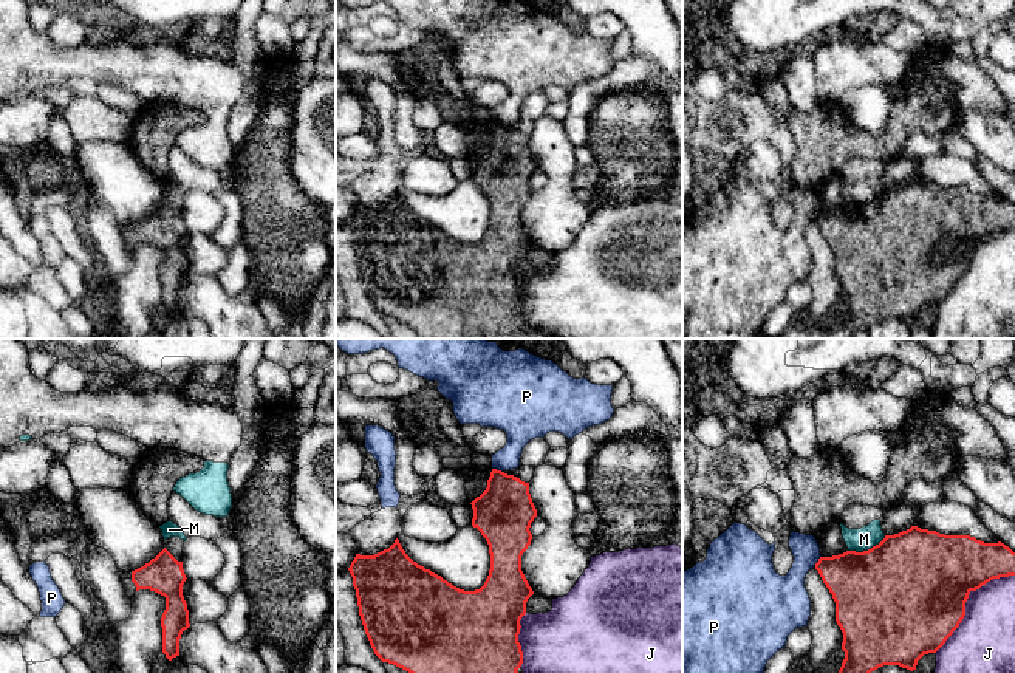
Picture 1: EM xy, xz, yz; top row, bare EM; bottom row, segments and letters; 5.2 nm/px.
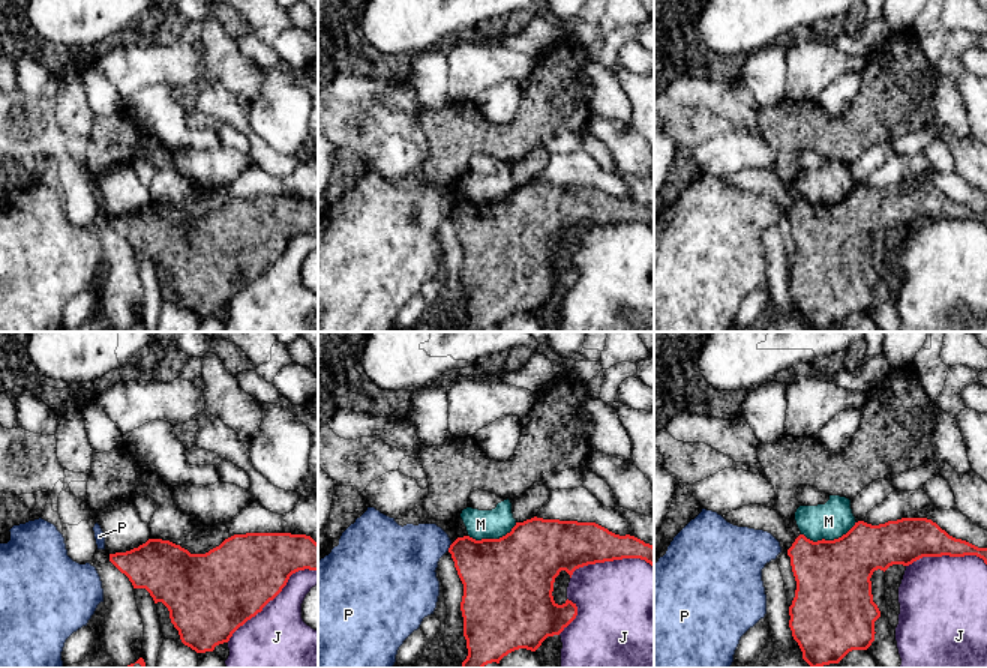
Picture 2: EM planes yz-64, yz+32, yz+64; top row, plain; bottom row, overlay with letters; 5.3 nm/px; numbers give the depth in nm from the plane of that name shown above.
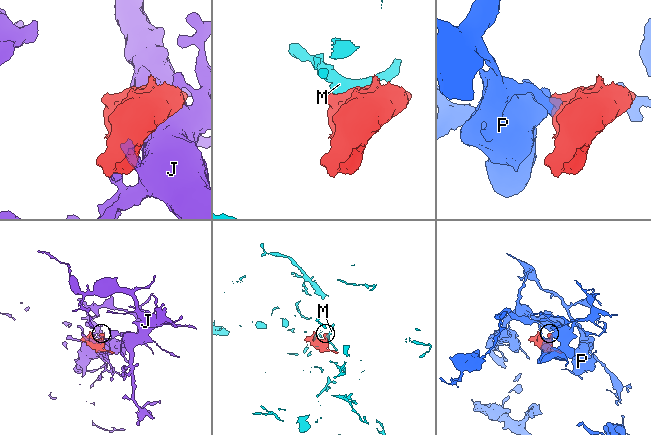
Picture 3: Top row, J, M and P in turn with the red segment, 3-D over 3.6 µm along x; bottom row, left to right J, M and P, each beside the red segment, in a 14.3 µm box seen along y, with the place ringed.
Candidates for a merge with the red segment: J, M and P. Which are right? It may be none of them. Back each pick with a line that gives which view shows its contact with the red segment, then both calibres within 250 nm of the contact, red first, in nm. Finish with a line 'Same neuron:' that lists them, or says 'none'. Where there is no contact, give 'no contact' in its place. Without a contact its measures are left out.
Same neuron: none

